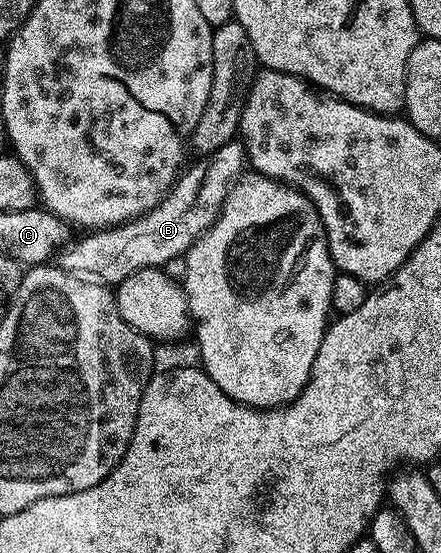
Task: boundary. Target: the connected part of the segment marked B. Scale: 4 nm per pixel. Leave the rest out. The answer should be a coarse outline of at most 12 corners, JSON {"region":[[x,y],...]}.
{"region":[[237,138],[138,220],[90,231],[56,267],[116,286],[164,269],[216,222],[247,168]]}

